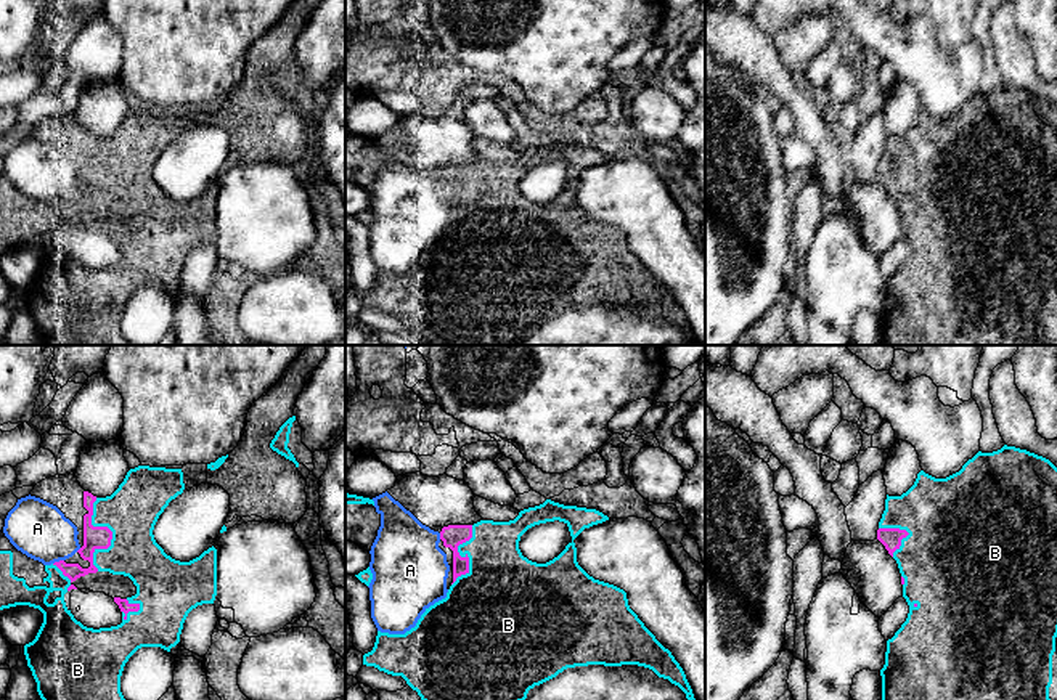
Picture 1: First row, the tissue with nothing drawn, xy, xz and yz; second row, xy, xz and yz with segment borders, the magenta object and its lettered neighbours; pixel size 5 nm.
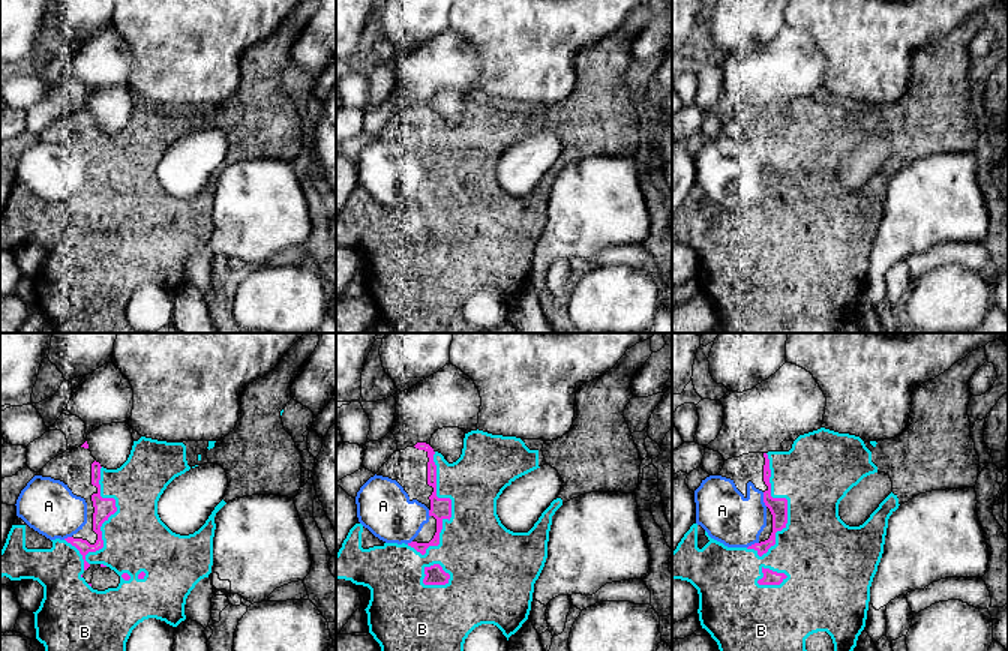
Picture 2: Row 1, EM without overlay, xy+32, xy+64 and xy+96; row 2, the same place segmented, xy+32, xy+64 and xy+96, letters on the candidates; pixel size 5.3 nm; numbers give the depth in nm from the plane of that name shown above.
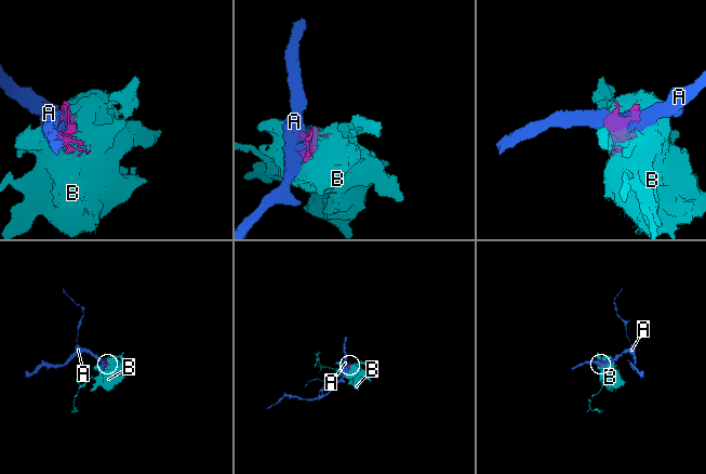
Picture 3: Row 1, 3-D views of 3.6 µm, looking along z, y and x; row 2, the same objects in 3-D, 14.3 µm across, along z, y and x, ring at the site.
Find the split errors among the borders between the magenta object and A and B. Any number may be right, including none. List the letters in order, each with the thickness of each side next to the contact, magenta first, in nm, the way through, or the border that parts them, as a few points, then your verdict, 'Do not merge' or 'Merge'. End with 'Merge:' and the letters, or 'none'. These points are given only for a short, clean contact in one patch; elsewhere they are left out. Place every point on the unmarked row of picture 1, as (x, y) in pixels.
A: Thickness 110 nm (magenta) against 280 nm. Do not merge
B: Thickness 110 nm (magenta) against 280 nm. Merge
Merge: B

